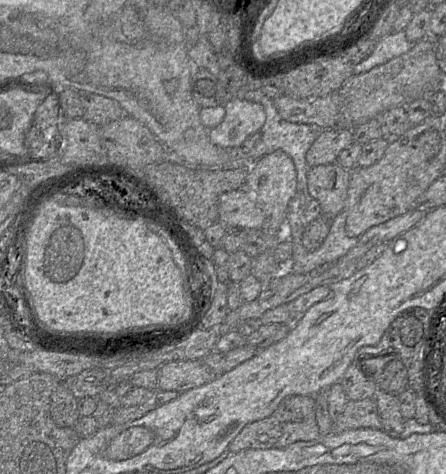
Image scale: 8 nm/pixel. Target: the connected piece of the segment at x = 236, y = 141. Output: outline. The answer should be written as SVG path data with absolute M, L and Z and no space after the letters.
M235 95L225 105L222 122L208 129L209 138L221 148L239 150L250 135L261 130L265 120L265 109L260 103Z

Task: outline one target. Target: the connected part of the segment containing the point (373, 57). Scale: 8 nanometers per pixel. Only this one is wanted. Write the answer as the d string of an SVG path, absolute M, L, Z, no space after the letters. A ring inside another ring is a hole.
M405 31L391 32L376 42L373 52L363 61L354 65L353 74L367 72L391 59L408 52L413 47Z

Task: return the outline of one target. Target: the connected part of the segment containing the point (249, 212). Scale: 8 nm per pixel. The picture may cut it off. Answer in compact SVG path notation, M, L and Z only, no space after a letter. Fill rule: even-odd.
M241 188L220 195L218 221L227 227L261 229L265 216L253 196L245 188Z

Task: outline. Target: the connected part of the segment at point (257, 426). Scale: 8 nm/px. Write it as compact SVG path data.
M274 416L247 424L230 442L228 449L238 452L243 449L270 449L282 435L282 423Z

